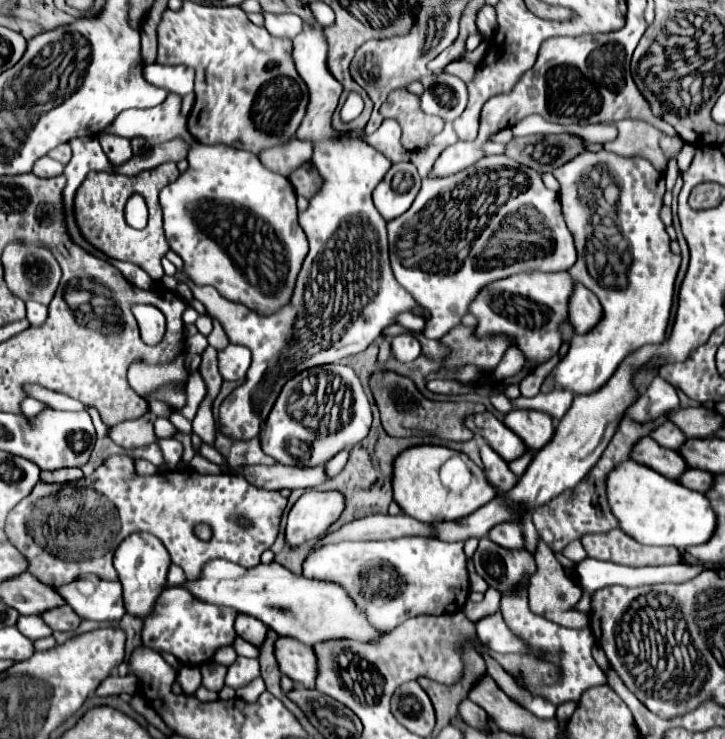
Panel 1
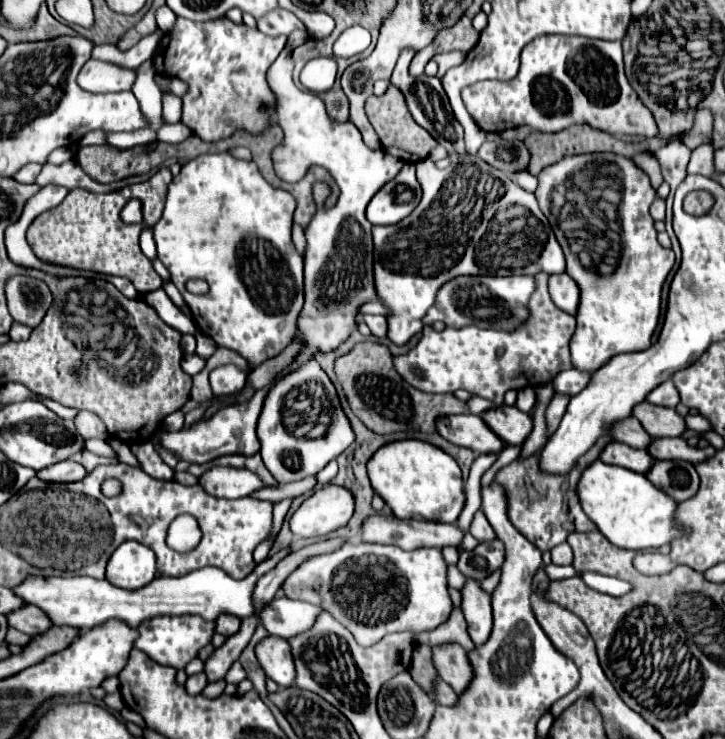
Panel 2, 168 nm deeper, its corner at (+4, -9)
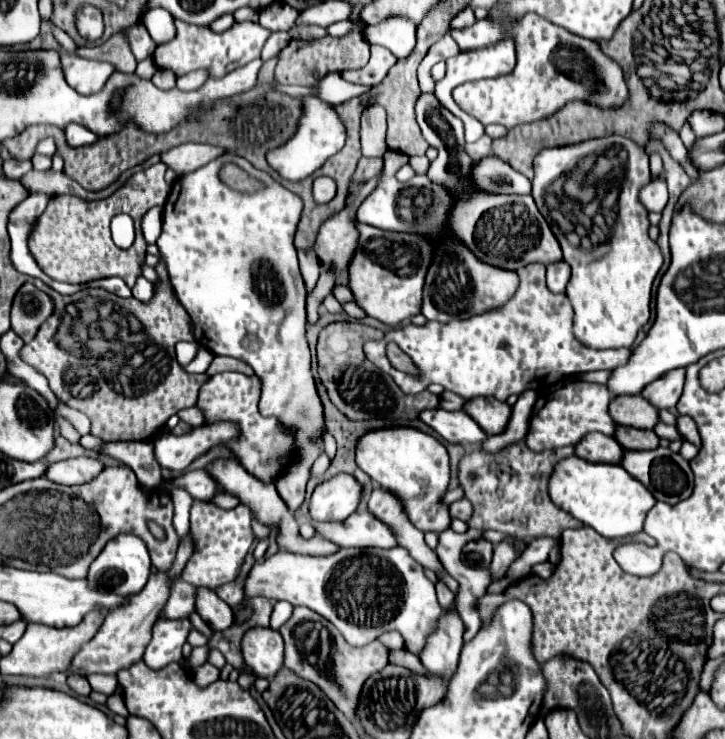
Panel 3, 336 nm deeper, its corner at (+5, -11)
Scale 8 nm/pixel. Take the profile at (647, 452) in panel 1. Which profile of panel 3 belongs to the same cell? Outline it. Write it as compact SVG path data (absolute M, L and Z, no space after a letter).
M588 436L582 440L582 444L576 446L576 454L588 462L604 462L604 464L622 464L624 458L624 448L608 436Z

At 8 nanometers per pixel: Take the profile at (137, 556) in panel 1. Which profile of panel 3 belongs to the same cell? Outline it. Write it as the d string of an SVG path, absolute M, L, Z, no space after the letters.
M116 536L114 540L110 540L110 544L106 544L106 548L100 552L98 560L94 560L94 564L90 566L88 572L88 580L90 586L104 592L118 592L122 596L132 596L138 594L150 576L150 556L146 550L146 544L142 540L138 540L138 536Z

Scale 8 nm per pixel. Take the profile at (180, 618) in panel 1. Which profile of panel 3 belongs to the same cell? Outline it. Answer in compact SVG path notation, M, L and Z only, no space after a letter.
M158 620L144 650L144 662L154 670L160 670L170 662L180 662L182 646L186 644L190 630L190 620Z

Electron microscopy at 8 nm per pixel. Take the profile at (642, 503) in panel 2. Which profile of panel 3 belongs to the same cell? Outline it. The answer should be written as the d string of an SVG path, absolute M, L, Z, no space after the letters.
M570 456L558 464L550 478L550 498L562 510L598 530L604 538L626 538L642 532L646 514L658 502L648 488L632 478L622 466L590 464L580 456Z

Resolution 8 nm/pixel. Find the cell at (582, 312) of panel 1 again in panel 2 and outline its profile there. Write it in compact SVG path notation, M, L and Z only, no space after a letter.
M551 274L549 276L549 294L555 306L575 316L579 306L579 286L575 280L569 278L569 274Z

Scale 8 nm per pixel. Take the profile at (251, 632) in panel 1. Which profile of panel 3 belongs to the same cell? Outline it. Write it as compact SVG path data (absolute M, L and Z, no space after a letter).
M202 588L202 592L198 592L198 614L216 632L224 632L234 624L232 608L210 588Z

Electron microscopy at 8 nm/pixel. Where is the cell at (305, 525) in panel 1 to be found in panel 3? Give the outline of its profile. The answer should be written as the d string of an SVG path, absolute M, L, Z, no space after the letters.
M338 474L316 486L308 510L314 522L342 522L358 506L362 496L360 482L350 474Z

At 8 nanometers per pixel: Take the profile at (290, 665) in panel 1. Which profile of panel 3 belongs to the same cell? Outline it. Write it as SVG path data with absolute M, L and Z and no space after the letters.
M252 628L246 632L242 640L242 654L246 666L252 668L254 676L258 678L274 678L278 670L284 666L284 640L280 632L274 632L272 628Z

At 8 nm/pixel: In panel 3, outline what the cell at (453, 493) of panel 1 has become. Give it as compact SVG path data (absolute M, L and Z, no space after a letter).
M388 428L388 430L376 430L376 432L368 432L366 436L362 436L358 440L356 446L356 464L374 480L378 482L386 492L394 494L408 520L422 532L444 532L450 526L450 512L448 512L448 504L442 502L442 496L448 490L450 484L450 458L446 448L432 436L414 430L414 428Z

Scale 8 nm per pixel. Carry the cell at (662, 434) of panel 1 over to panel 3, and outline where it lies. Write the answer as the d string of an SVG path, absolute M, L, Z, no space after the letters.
M570 382L546 396L540 396L534 404L530 428L526 434L526 444L534 452L562 448L568 444L578 444L586 434L590 432L602 432L606 436L614 436L618 424L612 420L608 412L608 392L602 384L582 384L582 382Z

